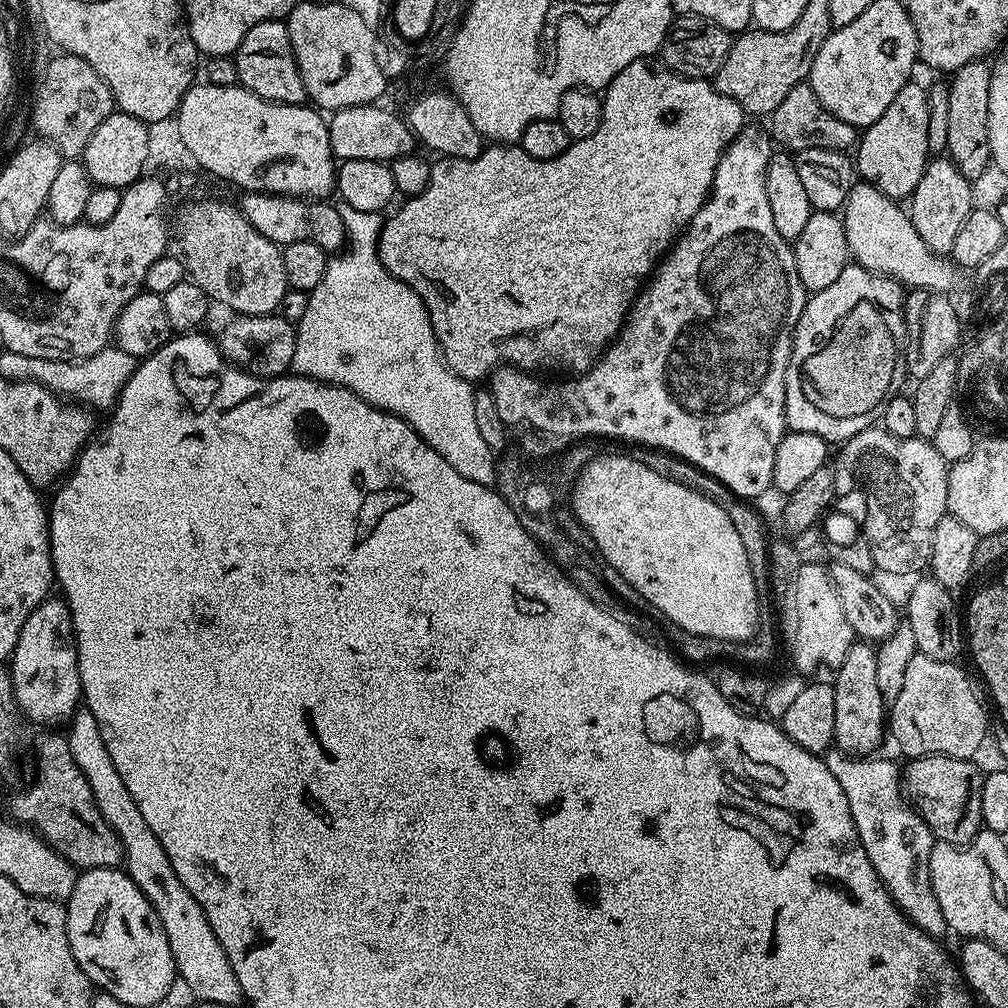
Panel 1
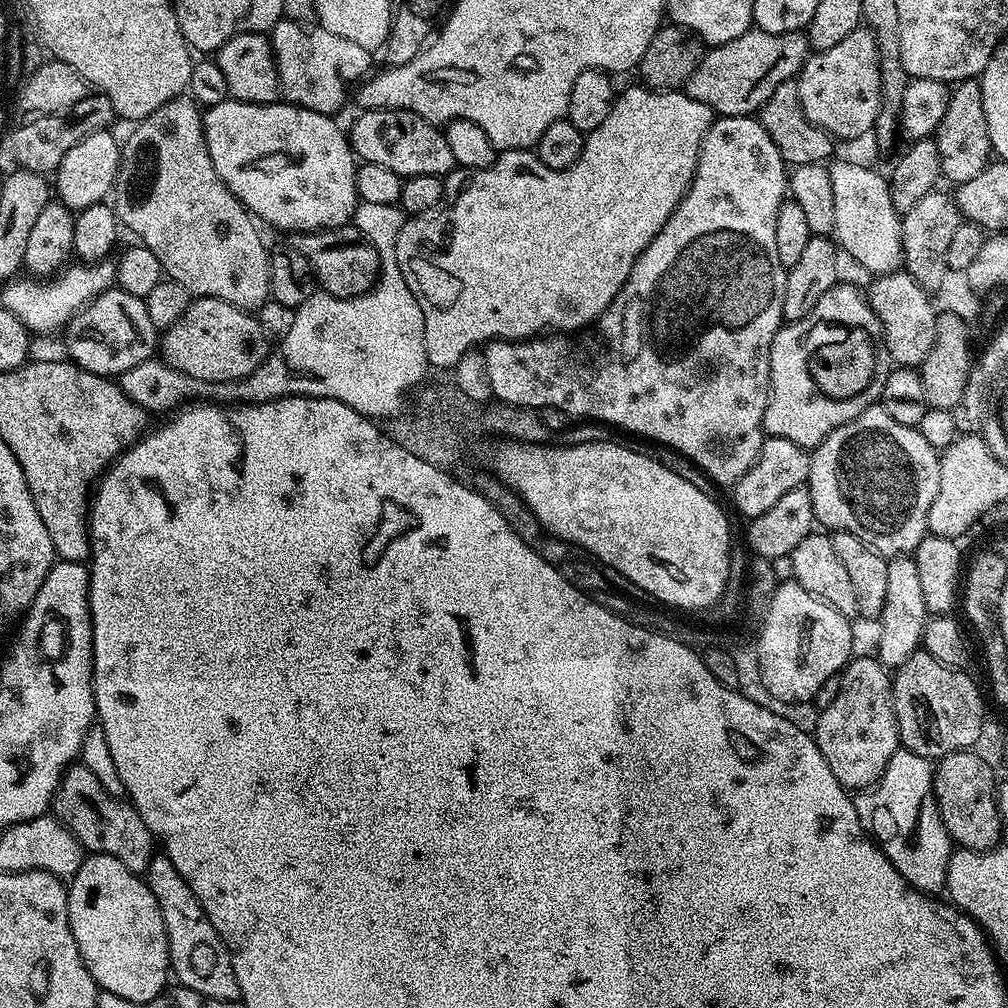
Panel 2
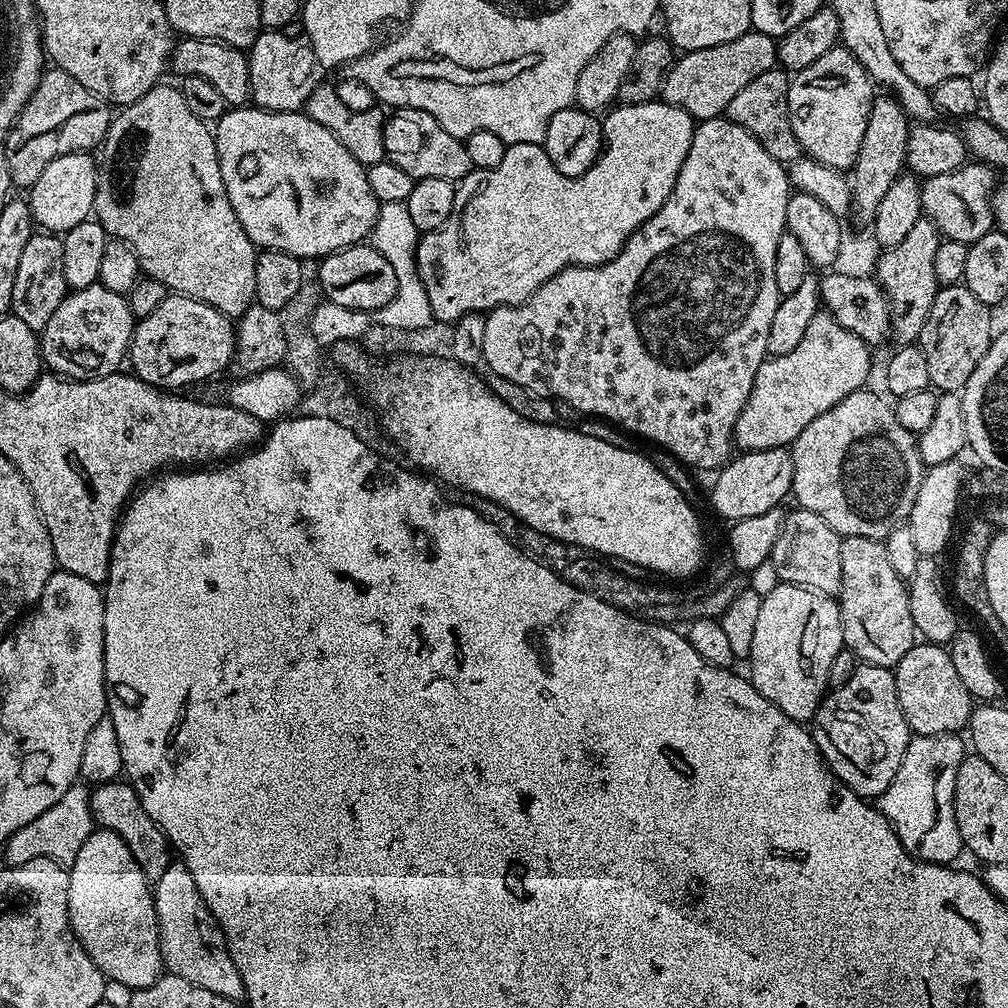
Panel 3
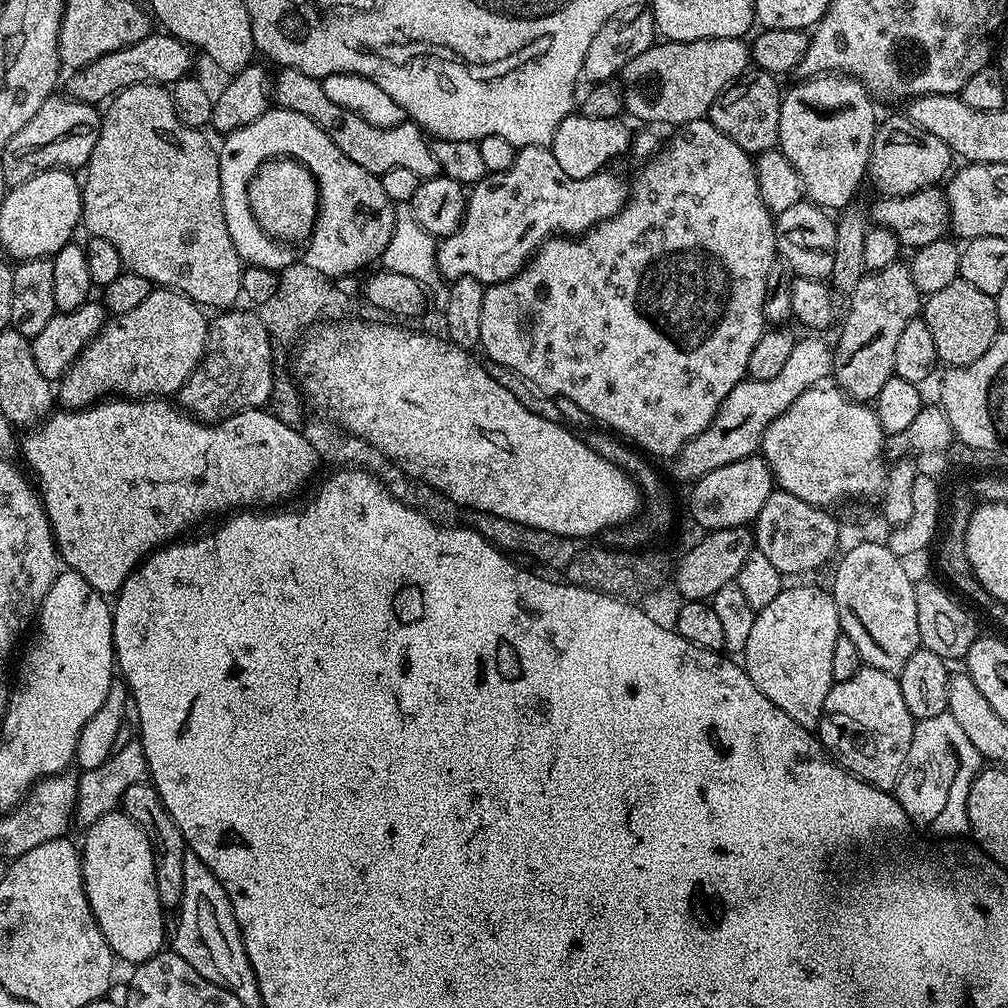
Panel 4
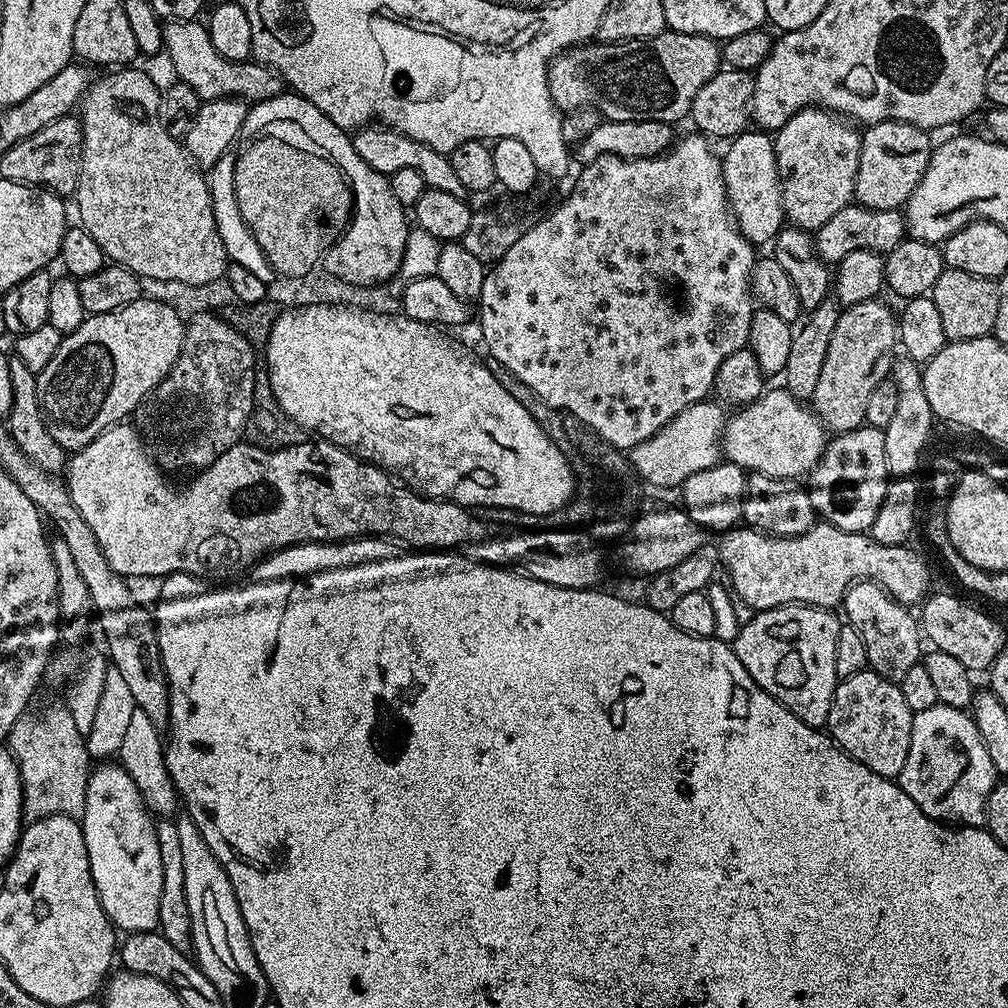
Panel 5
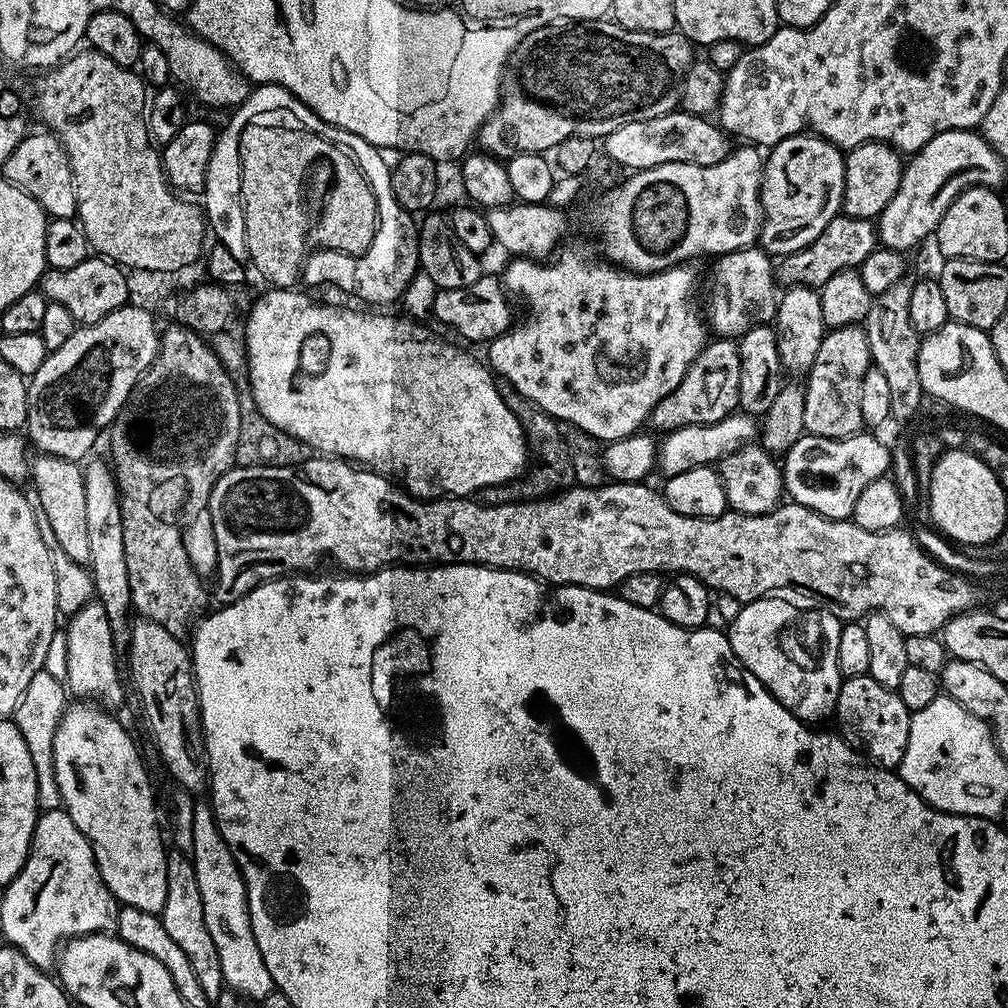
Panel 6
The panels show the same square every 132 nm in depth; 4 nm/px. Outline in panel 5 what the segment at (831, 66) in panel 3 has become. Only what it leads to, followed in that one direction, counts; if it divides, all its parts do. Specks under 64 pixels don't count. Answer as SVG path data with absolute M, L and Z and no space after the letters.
M813 106L794 114L790 122L775 133L784 219L791 227L805 230L821 228L834 218L834 214L838 214L838 210L853 203L861 137L861 133L855 130L837 113Z

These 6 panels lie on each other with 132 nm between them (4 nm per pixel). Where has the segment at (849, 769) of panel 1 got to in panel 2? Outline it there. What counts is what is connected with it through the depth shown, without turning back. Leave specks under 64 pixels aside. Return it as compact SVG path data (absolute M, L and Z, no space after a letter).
M902 746L894 758L890 758L880 779L854 796L864 831L876 841L884 856L890 858L896 875L906 878L908 885L922 894L945 891L946 870L954 851L953 842L938 814L933 782L933 761Z

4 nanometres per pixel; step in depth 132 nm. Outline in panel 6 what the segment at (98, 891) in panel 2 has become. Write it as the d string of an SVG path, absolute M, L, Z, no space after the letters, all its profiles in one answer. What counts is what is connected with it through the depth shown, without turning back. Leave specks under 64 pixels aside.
M87 698L77 699L67 705L54 736L54 776L61 792L61 805L70 814L70 818L74 818L74 826L78 826L78 830L82 830L82 834L86 834L91 842L102 882L106 882L110 894L114 894L114 898L123 907L159 914L166 902L168 852L160 837L156 792L152 789L148 768L131 734L111 715L114 716L107 707Z

